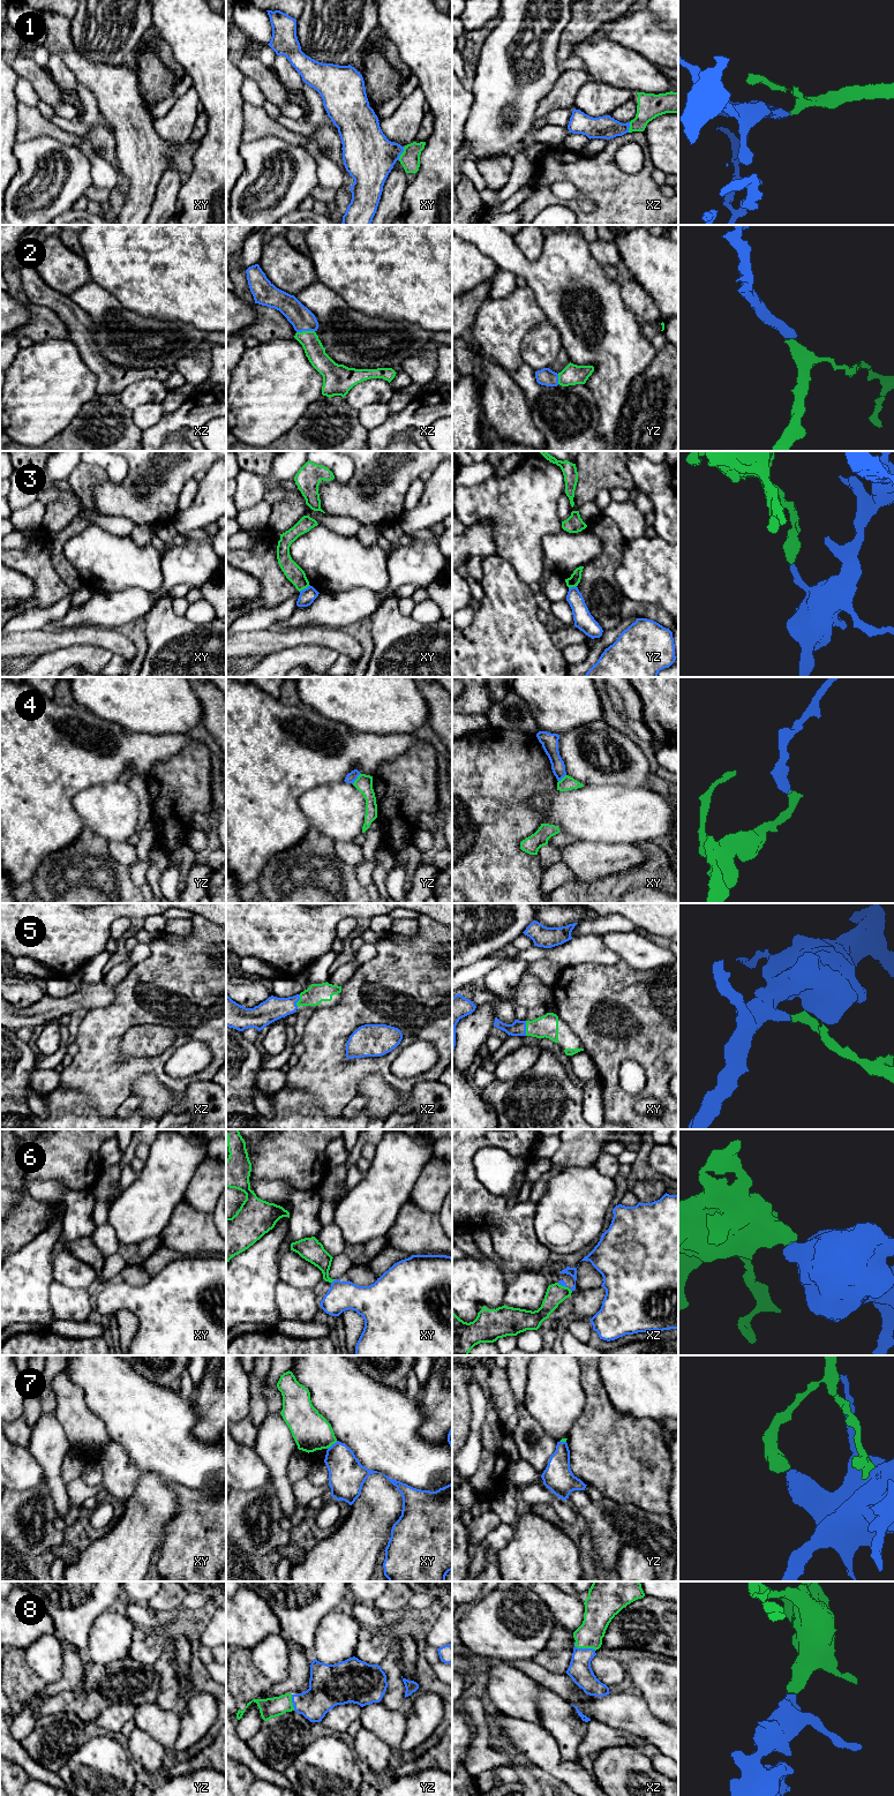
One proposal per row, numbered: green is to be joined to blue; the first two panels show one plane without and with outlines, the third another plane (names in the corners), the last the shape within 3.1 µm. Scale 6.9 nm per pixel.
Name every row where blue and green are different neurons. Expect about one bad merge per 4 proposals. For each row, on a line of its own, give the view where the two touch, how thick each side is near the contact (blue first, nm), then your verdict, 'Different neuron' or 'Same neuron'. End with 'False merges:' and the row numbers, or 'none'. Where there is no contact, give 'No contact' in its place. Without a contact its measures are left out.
1: Touches blue in xy. Thickness 360 nm (blue) against 140 nm. Same neuron
2: Touches blue in xz. Thickness 160 nm (blue) against 140 nm. Same neuron
3: Touches blue in xy. Thickness 110 nm (blue) against 120 nm. Different neuron
4: Touches blue in yz. Thickness 70 nm (blue) against 120 nm. Different neuron
5: Touches blue in xy. Thickness 110 nm (blue) against 160 nm. Same neuron
6: Touches blue in xy. Thickness 200 nm (blue) against 150 nm. Different neuron
7: Touches blue in xy. Thickness 260 nm (blue) against 260 nm. Different neuron
8: Touches blue in xz. Thickness 160 nm (blue) against 200 nm. Same neuron
False merges: 3, 4, 6, 7

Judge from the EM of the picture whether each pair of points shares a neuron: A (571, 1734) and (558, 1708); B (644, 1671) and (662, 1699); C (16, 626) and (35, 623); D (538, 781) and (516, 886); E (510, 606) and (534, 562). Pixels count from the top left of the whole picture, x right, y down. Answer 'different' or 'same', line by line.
A: same
B: same
C: same
D: same
E: different

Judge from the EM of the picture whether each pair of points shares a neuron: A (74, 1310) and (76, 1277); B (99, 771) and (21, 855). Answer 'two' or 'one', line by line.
A: two
B: one

